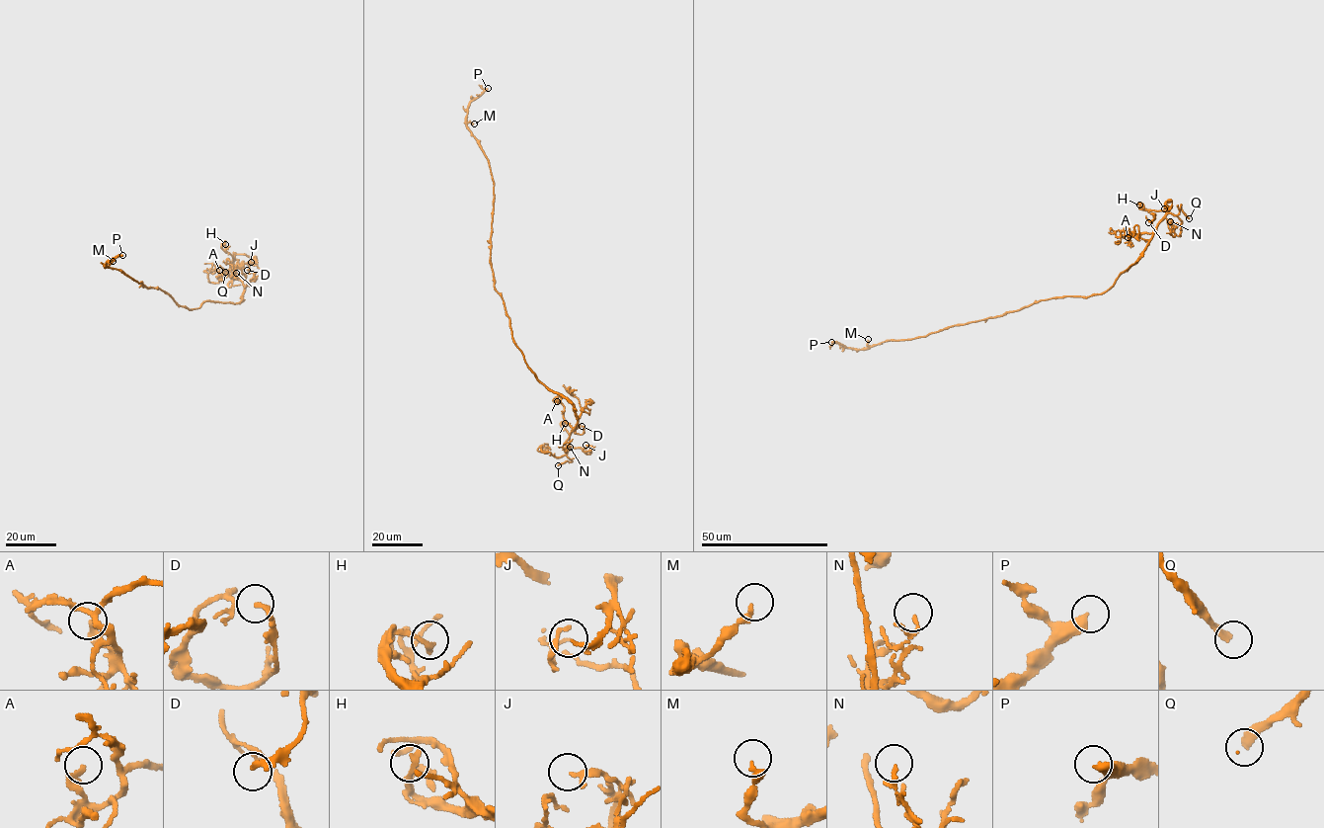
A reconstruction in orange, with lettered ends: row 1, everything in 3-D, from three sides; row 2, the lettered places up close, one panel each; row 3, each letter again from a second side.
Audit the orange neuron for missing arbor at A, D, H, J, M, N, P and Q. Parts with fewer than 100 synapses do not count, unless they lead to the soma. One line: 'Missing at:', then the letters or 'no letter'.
Missing at: P, Q

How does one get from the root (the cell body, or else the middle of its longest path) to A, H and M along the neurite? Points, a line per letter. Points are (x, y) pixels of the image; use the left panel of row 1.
A: (169, 294), (190, 310), (208, 300), (236, 303), (243, 284), (219, 270)
H: (169, 294), (176, 303), (190, 310), (208, 300), (240, 301), (244, 286), (231, 265), (233, 259), (225, 244)
M: (169, 294), (159, 288), (144, 287), (141, 281), (138, 283), (121, 270), (107, 266), (113, 261)

